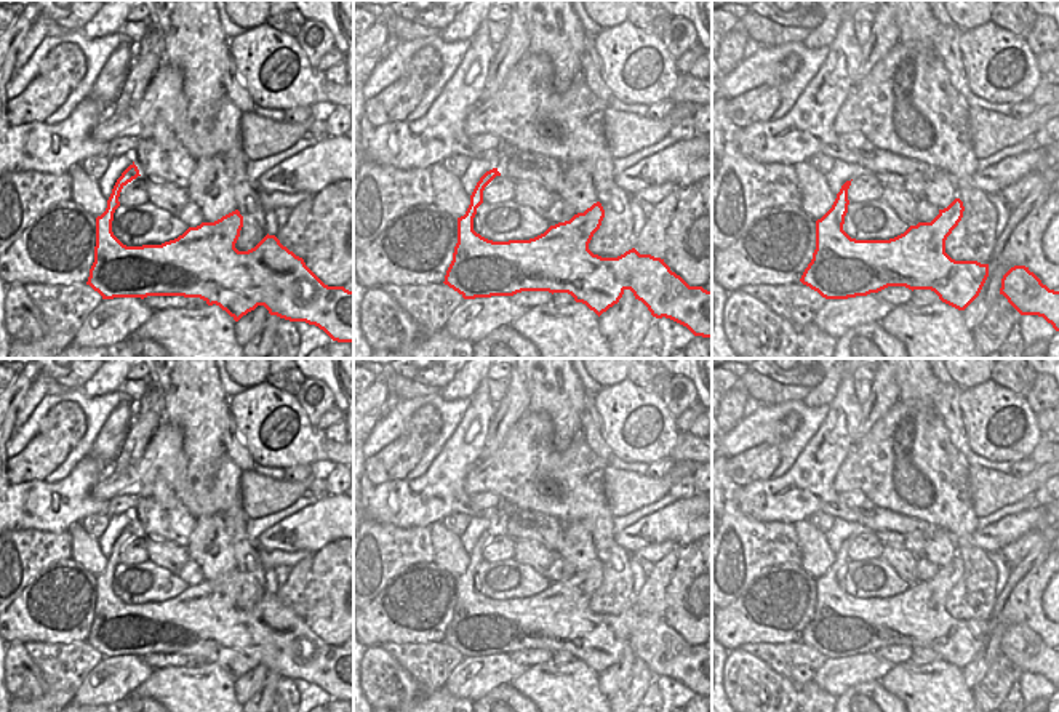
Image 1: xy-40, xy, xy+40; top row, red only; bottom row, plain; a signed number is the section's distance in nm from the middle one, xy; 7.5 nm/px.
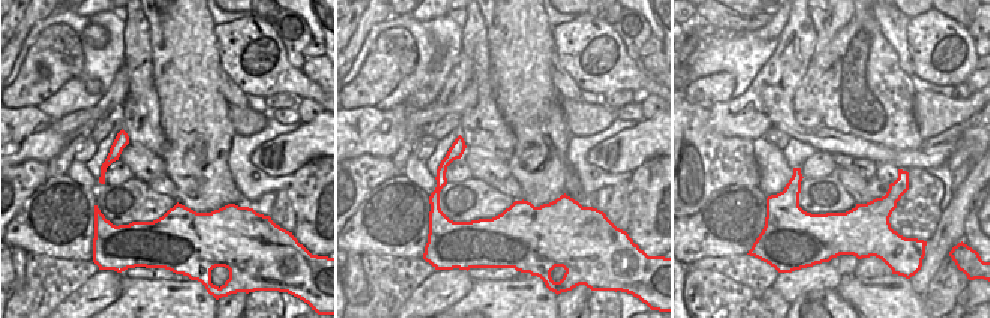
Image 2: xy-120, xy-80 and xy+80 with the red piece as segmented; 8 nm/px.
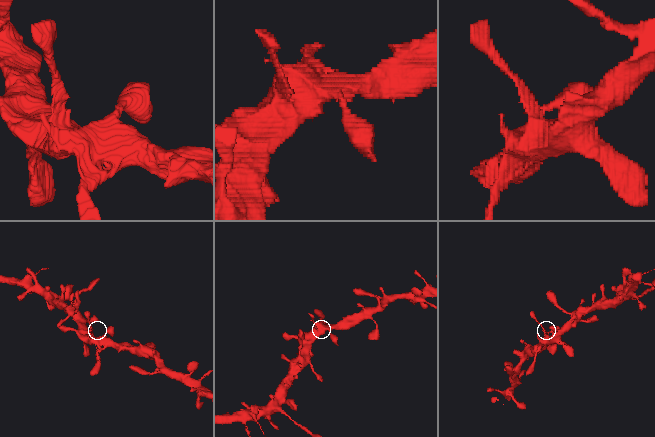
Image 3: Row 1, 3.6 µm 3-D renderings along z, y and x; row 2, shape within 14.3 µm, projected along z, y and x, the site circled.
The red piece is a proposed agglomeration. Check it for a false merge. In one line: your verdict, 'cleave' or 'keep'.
keep

